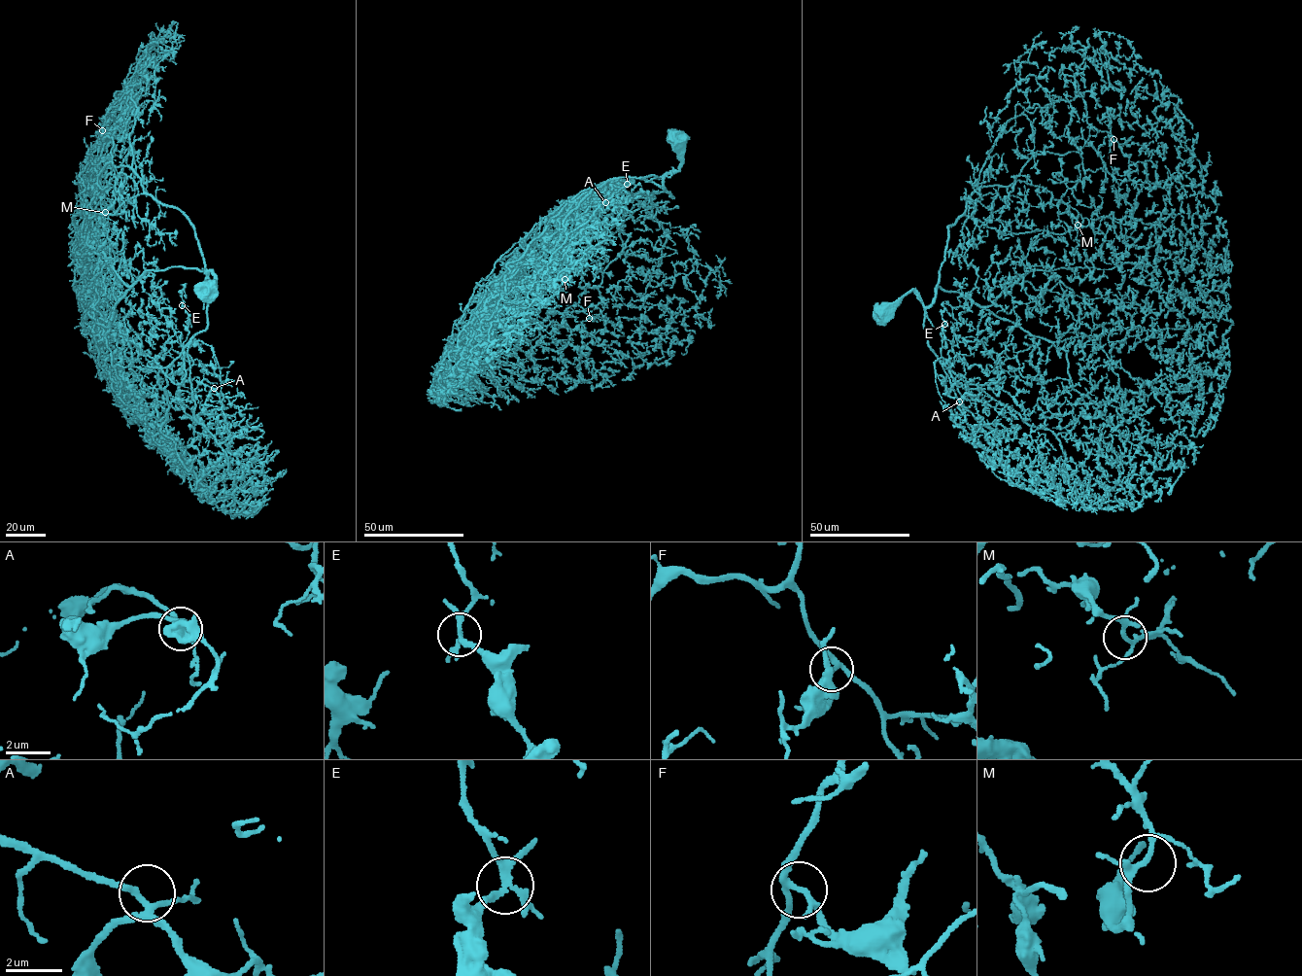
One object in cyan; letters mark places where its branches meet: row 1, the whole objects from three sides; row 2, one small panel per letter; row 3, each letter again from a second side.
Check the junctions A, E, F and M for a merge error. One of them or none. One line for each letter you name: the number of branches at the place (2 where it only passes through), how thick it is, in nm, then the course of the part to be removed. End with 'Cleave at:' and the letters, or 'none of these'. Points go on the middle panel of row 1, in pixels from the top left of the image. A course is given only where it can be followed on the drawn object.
Cleave at: none of these

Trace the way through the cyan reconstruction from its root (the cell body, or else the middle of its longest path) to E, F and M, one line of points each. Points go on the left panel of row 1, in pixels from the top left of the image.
E: (210, 287), (217, 284), (212, 271), (206, 283), (207, 326), (193, 334), (184, 349), (188, 315), (183, 304)
F: (210, 287), (193, 225), (114, 166), (109, 121), (102, 130)
M: (210, 287), (193, 225), (141, 180), (96, 183), (105, 212)

